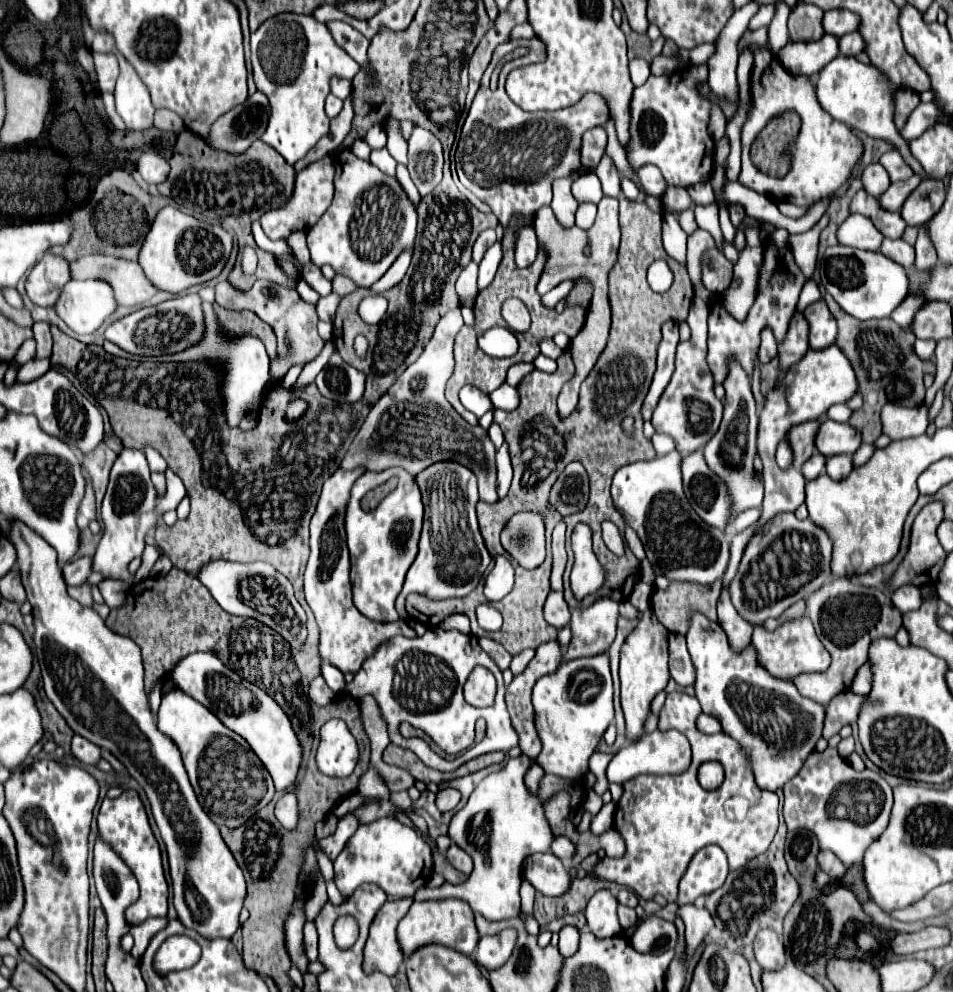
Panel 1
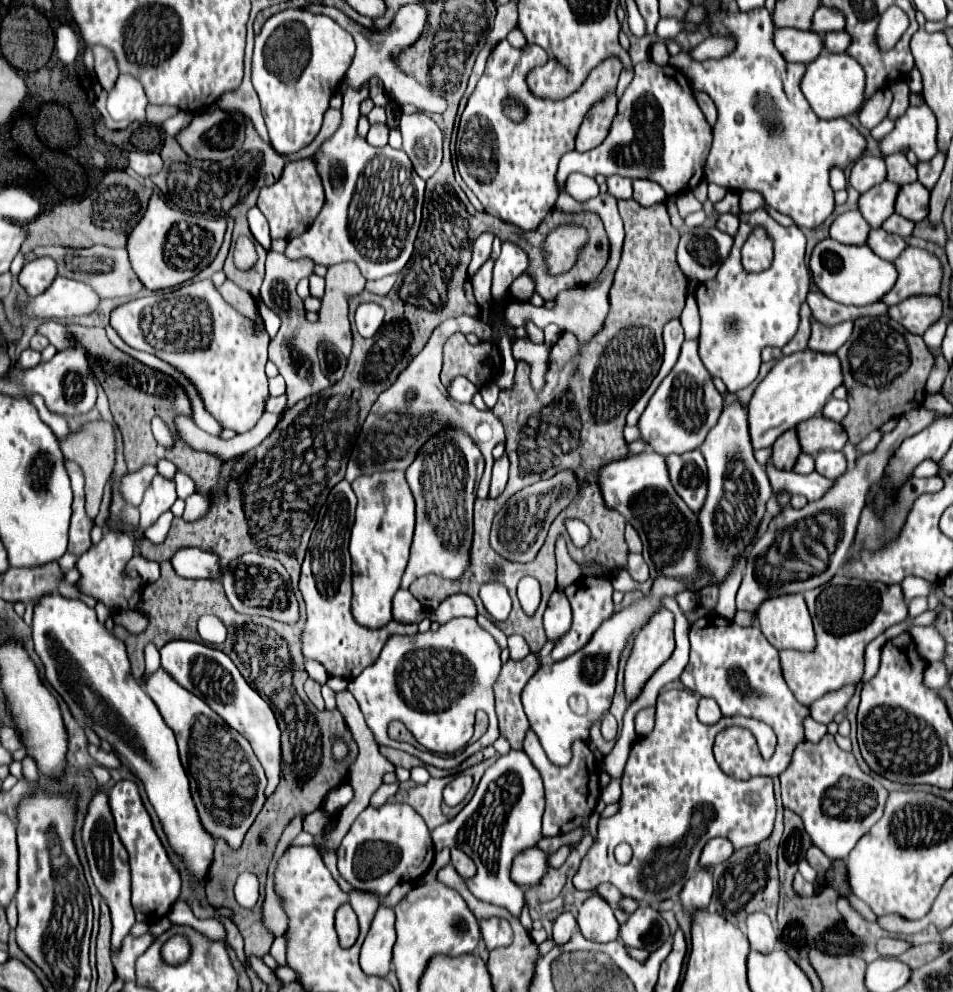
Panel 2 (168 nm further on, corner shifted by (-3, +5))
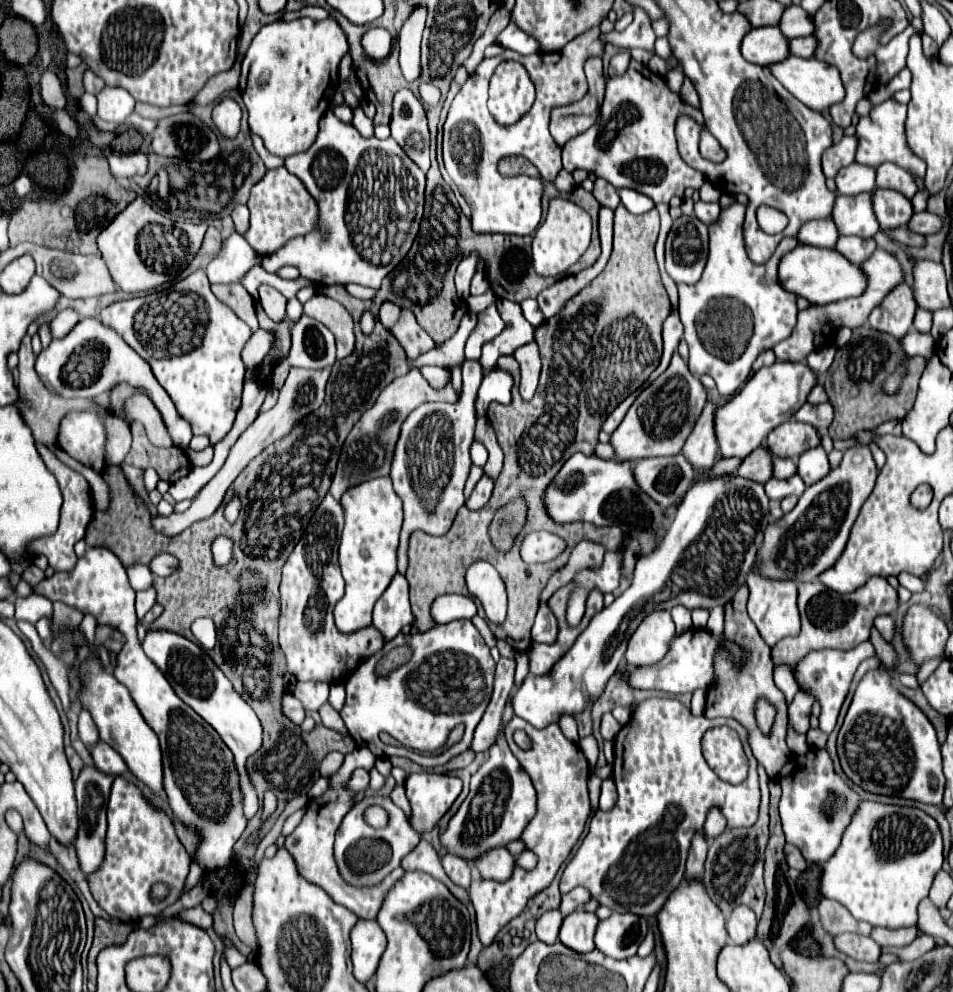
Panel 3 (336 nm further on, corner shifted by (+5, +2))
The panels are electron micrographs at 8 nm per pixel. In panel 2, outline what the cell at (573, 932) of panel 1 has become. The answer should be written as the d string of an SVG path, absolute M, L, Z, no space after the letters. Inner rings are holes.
M563 912L557 916L557 920L553 922L553 940L561 946L565 942L571 940L573 932L577 932L577 920L571 912Z

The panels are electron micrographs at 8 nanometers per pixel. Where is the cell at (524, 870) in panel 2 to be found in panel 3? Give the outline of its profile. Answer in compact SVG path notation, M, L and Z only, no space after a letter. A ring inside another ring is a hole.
M497 847L479 855L475 861L471 861L471 865L479 871L483 879L505 881L515 869L515 857L505 847Z

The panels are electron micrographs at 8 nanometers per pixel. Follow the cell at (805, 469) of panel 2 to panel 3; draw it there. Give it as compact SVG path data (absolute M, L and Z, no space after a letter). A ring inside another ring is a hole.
M773 459L773 477L775 479L789 479L791 475L795 475L795 463L791 459Z

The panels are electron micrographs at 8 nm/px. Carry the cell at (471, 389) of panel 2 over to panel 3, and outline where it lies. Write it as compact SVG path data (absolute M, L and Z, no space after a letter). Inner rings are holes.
M425 365L425 367L421 367L421 375L423 375L433 387L443 387L443 385L451 379L449 369L445 369L445 367L429 367L429 365Z

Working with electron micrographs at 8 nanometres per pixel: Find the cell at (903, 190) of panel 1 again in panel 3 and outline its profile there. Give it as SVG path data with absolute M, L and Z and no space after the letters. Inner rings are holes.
M871 193L855 197L837 195L831 219L841 235L857 235L867 239L879 231L879 225L875 223L875 215L871 211Z

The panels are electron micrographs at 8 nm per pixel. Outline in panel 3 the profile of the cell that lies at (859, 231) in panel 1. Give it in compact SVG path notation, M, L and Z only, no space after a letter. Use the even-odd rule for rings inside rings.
M825 219L825 221L809 221L809 223L803 223L799 233L797 233L797 241L801 245L813 245L813 247L835 247L839 239L839 233L835 231L835 225L831 223L831 219Z

